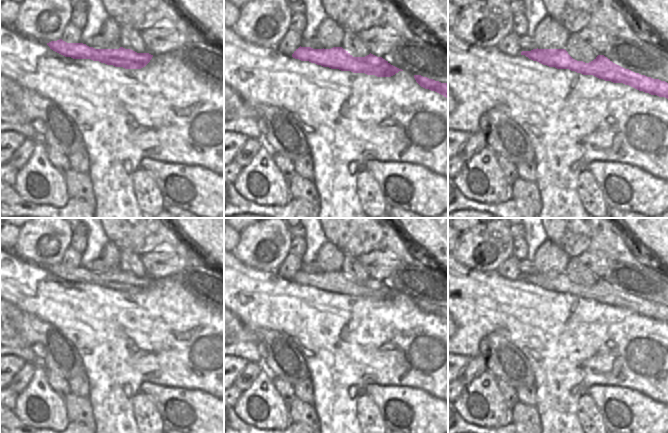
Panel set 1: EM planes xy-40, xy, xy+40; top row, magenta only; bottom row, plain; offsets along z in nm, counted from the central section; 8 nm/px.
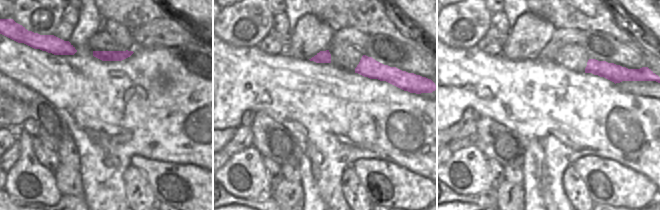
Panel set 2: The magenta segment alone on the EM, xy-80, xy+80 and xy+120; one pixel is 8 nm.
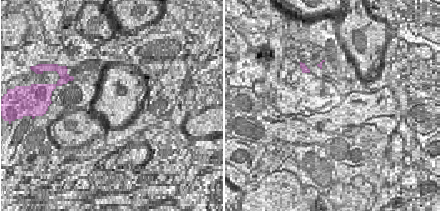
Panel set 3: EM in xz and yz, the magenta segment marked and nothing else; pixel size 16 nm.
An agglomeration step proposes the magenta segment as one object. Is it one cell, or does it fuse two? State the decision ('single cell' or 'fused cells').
single cell

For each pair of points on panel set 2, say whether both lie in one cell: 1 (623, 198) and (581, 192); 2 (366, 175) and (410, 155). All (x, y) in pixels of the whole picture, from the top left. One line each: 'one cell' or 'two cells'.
1: two cells
2: two cells

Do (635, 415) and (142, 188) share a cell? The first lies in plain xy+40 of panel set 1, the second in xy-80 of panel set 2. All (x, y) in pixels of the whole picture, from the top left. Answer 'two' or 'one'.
two

